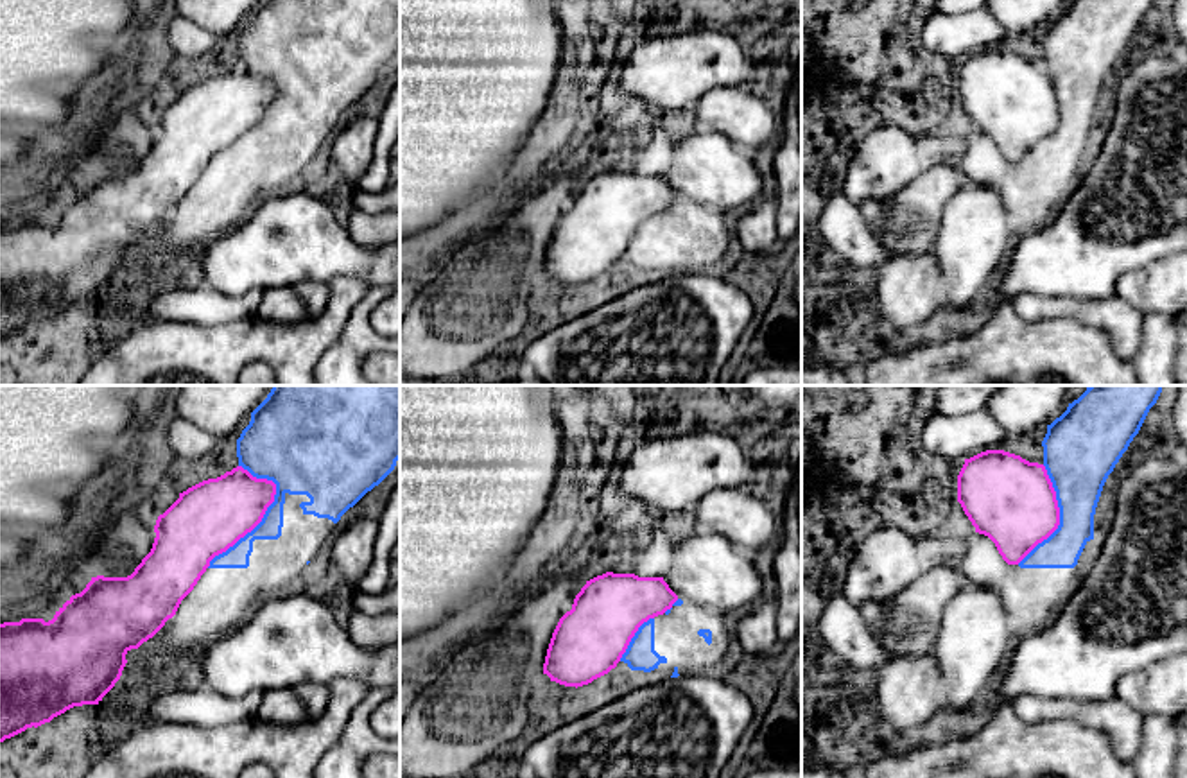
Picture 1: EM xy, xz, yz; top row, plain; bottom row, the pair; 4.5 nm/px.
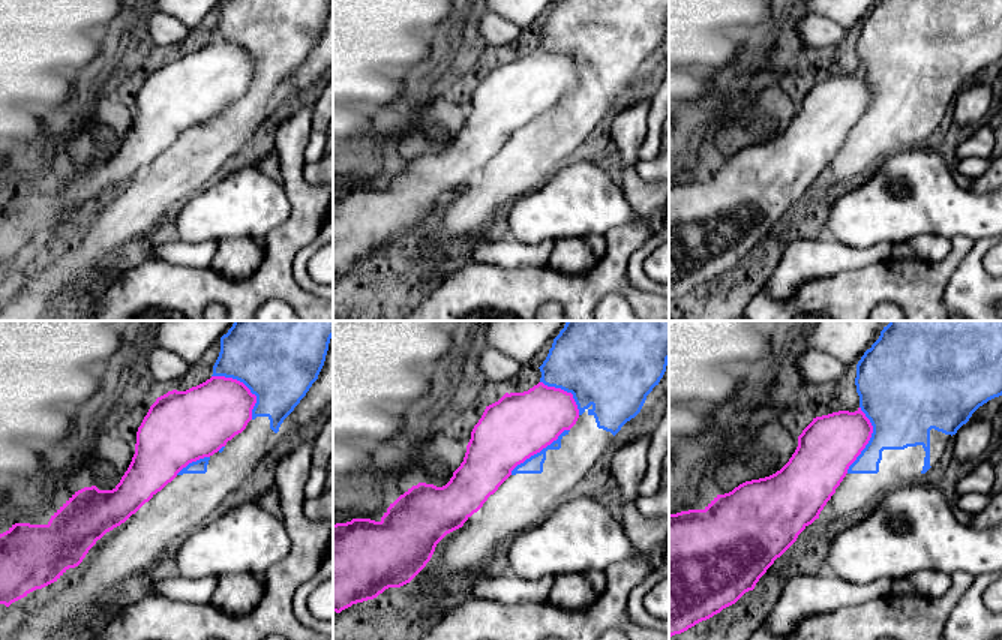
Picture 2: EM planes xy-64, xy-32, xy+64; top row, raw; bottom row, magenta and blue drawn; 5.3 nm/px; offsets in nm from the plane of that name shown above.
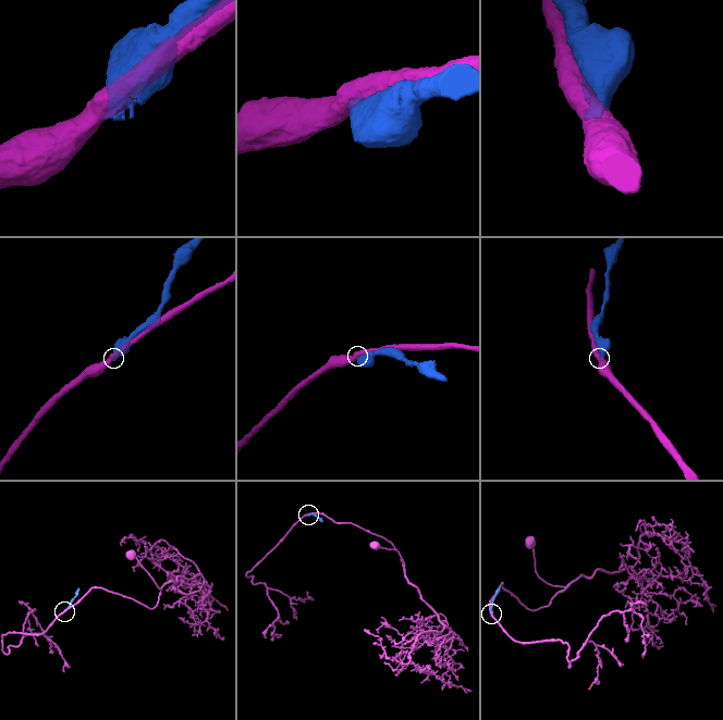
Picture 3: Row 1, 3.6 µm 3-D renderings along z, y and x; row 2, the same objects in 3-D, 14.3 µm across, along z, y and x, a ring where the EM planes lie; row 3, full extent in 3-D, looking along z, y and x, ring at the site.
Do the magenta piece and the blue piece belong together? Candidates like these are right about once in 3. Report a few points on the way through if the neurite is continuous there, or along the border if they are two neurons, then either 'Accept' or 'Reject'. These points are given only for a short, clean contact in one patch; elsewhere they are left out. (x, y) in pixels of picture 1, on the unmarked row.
Reject

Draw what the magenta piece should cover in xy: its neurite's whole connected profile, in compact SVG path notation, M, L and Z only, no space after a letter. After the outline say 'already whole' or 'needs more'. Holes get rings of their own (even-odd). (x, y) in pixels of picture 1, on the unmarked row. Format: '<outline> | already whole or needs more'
M242 65L217 77L203 79L179 91L179 97L158 115L152 147L131 174L91 176L86 186L72 194L48 220L22 217L0 222L0 341L27 326L50 321L74 305L99 303L120 278L127 262L126 253L152 237L176 213L181 199L194 188L210 160L262 120L274 93L276 82L273 79L256 77Z | already whole

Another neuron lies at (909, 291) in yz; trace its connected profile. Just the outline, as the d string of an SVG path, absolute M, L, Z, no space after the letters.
M934 247L891 255L877 272L875 308L893 328L931 319L943 305L943 281Z

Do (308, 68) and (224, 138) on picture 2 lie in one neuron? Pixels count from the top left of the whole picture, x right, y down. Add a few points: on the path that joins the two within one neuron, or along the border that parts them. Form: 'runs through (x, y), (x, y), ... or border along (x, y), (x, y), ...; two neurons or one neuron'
border along (300, 63), (281, 89), (272, 108); two neurons

